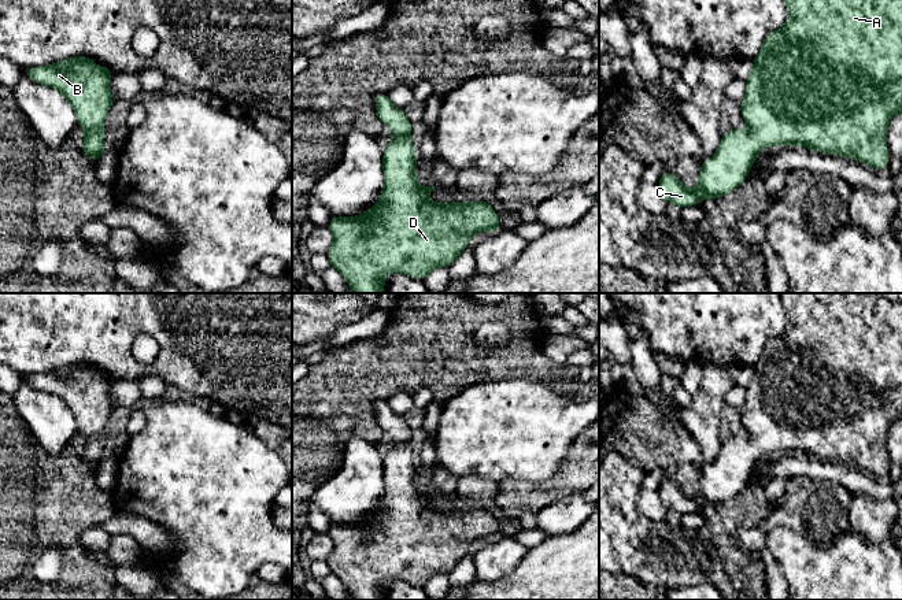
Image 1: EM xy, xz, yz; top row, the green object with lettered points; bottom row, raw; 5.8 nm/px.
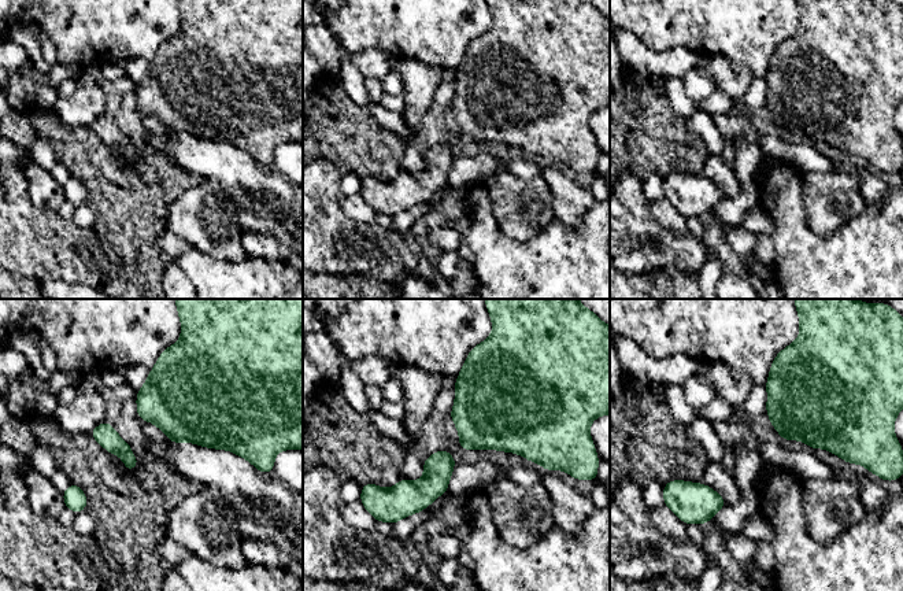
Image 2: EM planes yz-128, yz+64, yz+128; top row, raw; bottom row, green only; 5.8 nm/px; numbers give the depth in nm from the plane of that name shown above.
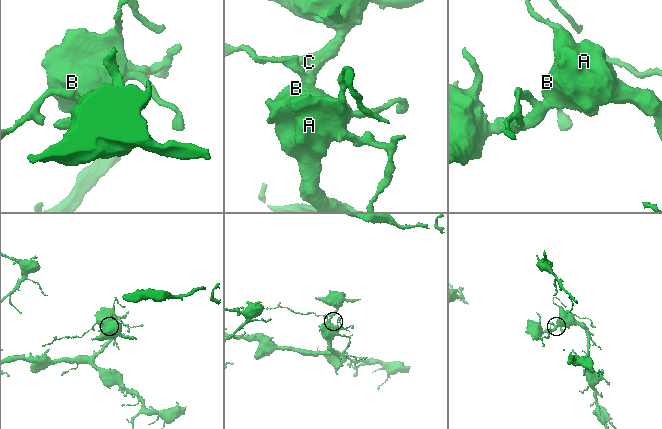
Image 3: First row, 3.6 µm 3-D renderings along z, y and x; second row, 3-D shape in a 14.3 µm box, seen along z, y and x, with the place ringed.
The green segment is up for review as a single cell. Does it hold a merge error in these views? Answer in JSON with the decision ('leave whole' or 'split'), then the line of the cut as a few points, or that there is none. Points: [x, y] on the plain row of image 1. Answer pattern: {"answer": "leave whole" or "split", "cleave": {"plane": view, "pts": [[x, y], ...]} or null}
{"answer": "leave whole", "cleave": null}

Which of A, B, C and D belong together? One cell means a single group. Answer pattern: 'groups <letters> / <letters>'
groups A B C D

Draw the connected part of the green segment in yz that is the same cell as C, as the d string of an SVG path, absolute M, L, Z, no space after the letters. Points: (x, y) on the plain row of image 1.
M780 293L788 318L788 327L781 336L769 340L761 358L753 366L754 374L746 389L746 403L739 410L743 426L750 437L732 436L721 444L720 452L711 466L706 466L699 477L695 497L690 497L674 481L663 477L658 495L666 510L680 515L698 512L705 504L718 505L733 499L750 481L755 464L764 455L772 452L794 452L816 456L820 460L839 462L844 466L860 466L872 473L875 478L888 474L890 459L886 452L890 425L902 421L902 303L891 301L879 293Z

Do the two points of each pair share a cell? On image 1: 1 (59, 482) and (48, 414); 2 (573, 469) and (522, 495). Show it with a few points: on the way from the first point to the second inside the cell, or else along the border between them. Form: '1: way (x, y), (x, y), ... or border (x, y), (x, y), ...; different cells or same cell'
1: border (36, 443), (48, 454), (58, 454), (69, 443); different cells
2: way (561, 481), (553, 489), (535, 495); same cell

